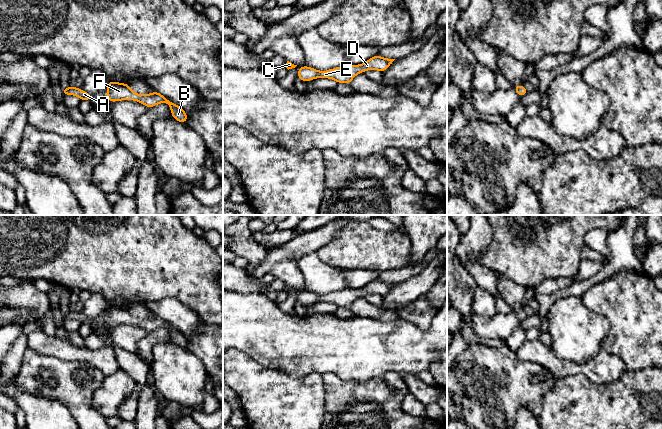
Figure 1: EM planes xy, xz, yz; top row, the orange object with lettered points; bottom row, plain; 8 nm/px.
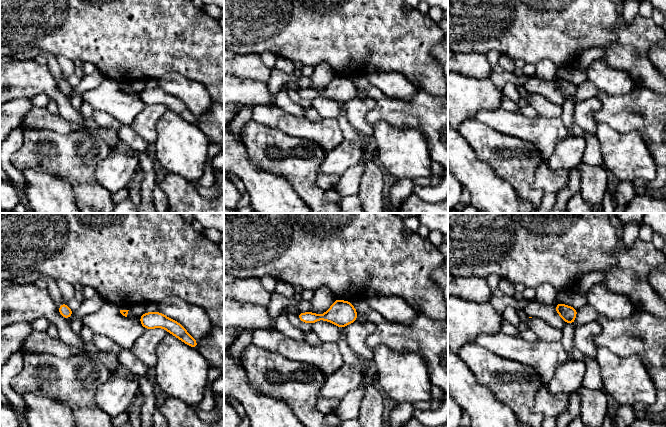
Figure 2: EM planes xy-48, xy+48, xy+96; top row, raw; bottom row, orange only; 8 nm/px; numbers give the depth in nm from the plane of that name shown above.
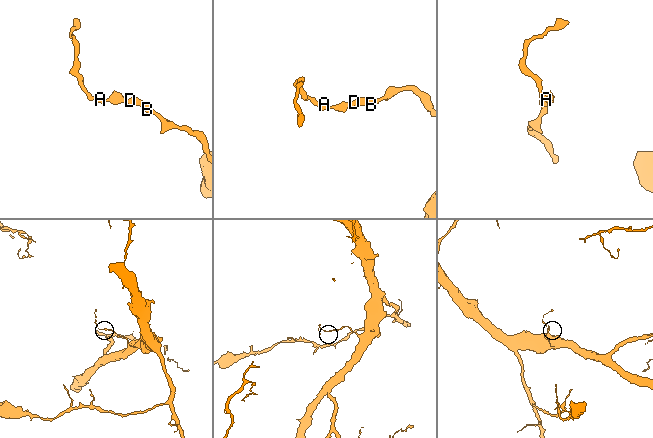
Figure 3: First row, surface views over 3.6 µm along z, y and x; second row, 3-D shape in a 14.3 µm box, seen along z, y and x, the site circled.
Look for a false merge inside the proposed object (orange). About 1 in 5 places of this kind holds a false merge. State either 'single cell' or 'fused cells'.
single cell

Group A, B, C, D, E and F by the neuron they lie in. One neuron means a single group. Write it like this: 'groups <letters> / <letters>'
groups A B C D E F

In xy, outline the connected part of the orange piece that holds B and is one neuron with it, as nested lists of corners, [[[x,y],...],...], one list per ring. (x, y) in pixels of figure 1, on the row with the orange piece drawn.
[[[109,81],[107,88],[106,98],[108,101],[134,100],[144,104],[148,109],[159,103],[167,103],[170,106],[172,117],[175,120],[186,123],[188,119],[188,115],[183,109],[159,92],[153,91],[151,94],[141,95],[133,92],[128,84],[114,81]]]

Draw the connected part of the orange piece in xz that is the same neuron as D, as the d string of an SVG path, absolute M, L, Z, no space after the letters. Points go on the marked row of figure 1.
M378 55L373 56L366 62L360 65L347 64L337 68L332 68L327 71L318 71L314 68L303 65L299 70L297 77L302 81L307 82L316 78L329 78L338 83L350 84L352 79L359 73L366 70L378 70L384 72L389 68L395 59L388 59Z

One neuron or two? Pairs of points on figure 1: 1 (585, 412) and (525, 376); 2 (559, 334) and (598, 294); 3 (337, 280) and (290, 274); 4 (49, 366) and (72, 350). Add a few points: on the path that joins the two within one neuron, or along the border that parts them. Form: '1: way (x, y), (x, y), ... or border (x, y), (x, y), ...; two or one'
1: border (556, 380), (544, 394), (540, 411); two
2: border (580, 298), (589, 309), (607, 318); two
3: border (310, 253), (296, 259), (304, 278), (305, 288); two
4: border (37, 351), (62, 360), (82, 362); two

